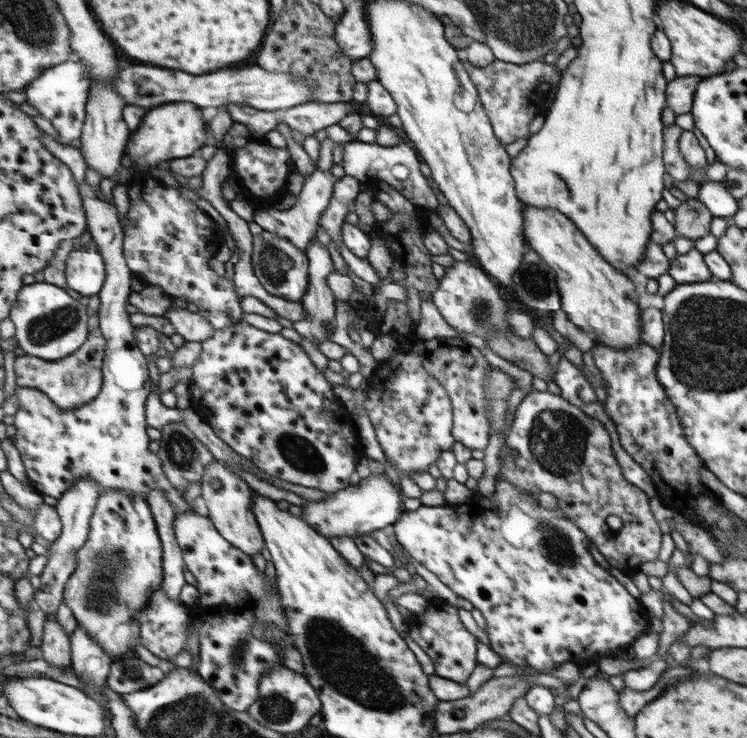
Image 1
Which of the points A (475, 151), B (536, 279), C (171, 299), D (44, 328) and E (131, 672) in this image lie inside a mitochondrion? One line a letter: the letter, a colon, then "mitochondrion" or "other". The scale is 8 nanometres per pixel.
A: mitochondrion
B: mitochondrion
C: other
D: mitochondrion
E: mitochondrion

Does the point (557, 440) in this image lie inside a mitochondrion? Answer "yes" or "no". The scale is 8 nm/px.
yes

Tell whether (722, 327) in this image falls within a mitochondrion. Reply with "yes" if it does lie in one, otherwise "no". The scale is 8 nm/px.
yes

